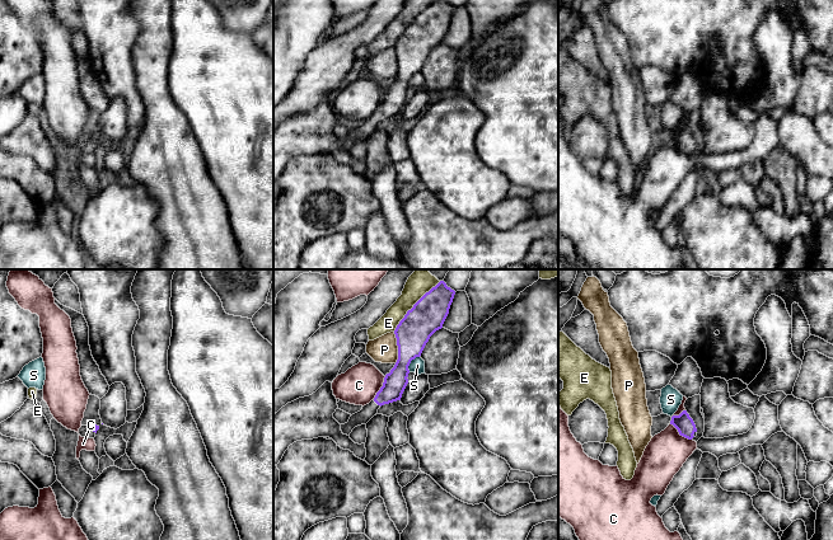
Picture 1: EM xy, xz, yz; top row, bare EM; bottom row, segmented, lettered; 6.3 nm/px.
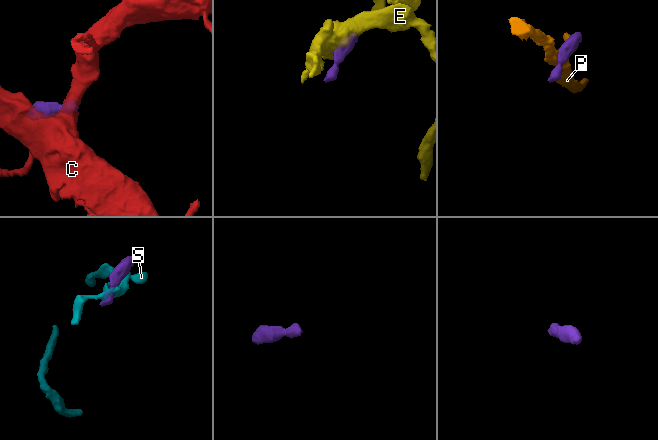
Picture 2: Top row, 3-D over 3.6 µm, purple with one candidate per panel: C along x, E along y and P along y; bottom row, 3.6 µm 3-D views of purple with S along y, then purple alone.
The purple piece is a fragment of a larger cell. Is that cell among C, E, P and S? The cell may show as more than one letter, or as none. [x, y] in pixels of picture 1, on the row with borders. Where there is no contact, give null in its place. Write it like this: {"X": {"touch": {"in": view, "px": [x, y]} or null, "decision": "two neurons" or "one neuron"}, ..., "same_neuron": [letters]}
{"C": {"touch": {"in": "yz", "px": [679, 433]}, "decision": "two neurons"}, "E": {"touch": {"in": "xz", "px": [413, 305]}, "decision": "two neurons"}, "P": {"touch": {"in": "xz", "px": [398, 347]}, "decision": "two neurons"}, "S": {"touch": {"in": "xz", "px": [410, 362]}, "decision": "two neurons"}, "same_neuron": []}

